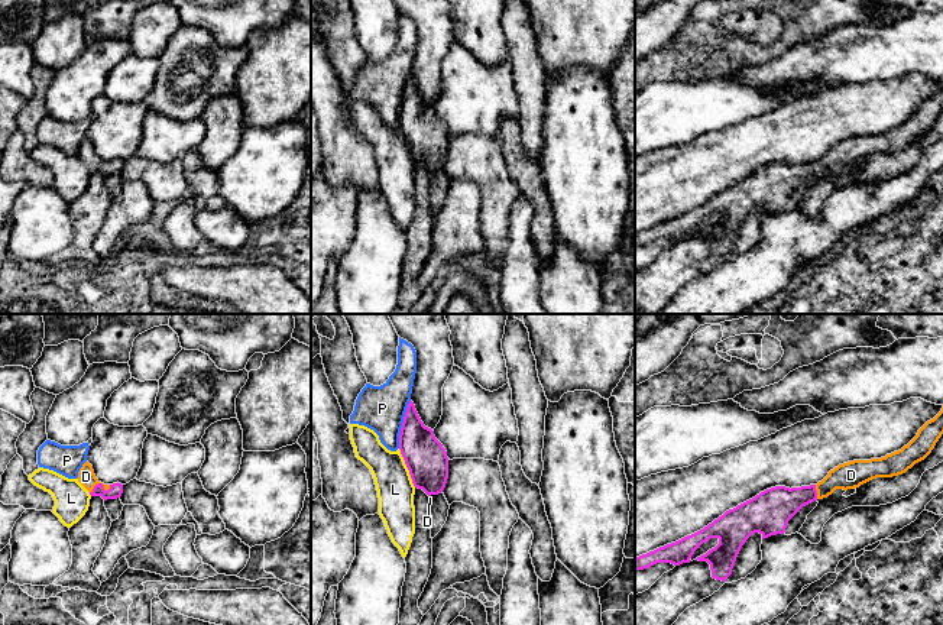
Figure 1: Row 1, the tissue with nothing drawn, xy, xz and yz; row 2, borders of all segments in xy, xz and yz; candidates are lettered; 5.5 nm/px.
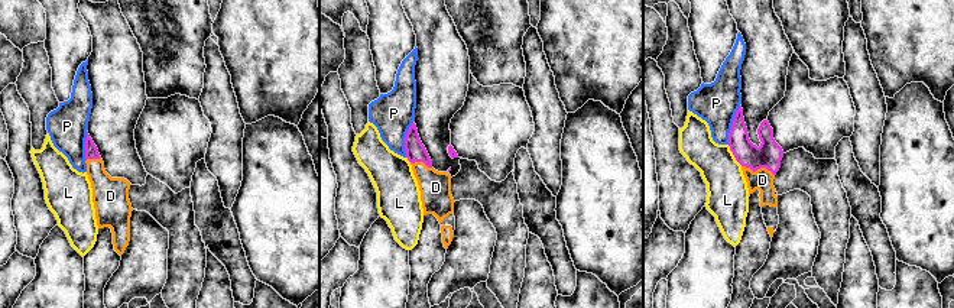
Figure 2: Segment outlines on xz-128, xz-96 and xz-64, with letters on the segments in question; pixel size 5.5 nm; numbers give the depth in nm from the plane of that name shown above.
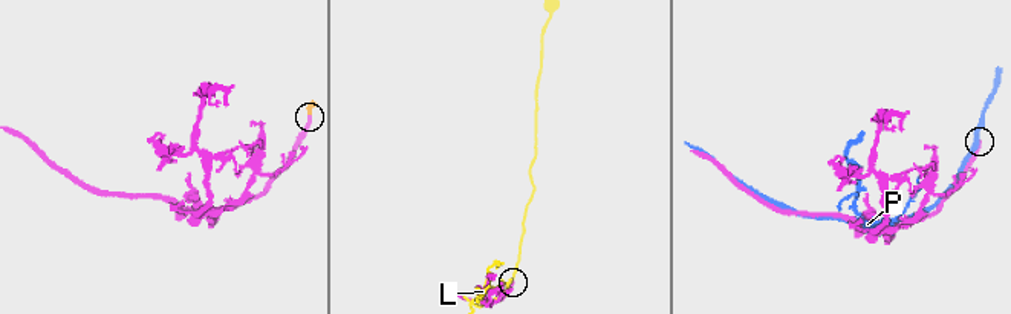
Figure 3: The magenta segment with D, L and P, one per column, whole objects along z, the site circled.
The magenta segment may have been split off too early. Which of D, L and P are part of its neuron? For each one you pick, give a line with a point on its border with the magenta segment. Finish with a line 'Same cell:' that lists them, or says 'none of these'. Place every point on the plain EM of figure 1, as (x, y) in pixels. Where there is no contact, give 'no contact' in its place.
D: meets magenta in xy at (100, 159)
Same cell: D

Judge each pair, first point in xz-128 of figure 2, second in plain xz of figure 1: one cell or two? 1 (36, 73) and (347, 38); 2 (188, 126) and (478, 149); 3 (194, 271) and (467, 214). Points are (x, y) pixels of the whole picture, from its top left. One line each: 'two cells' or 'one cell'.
1: one cell
2: two cells
3: two cells

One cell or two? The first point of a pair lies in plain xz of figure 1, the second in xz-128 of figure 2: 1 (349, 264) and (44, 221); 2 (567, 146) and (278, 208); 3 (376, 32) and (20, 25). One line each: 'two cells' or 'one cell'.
1: two cells
2: one cell
3: two cells

